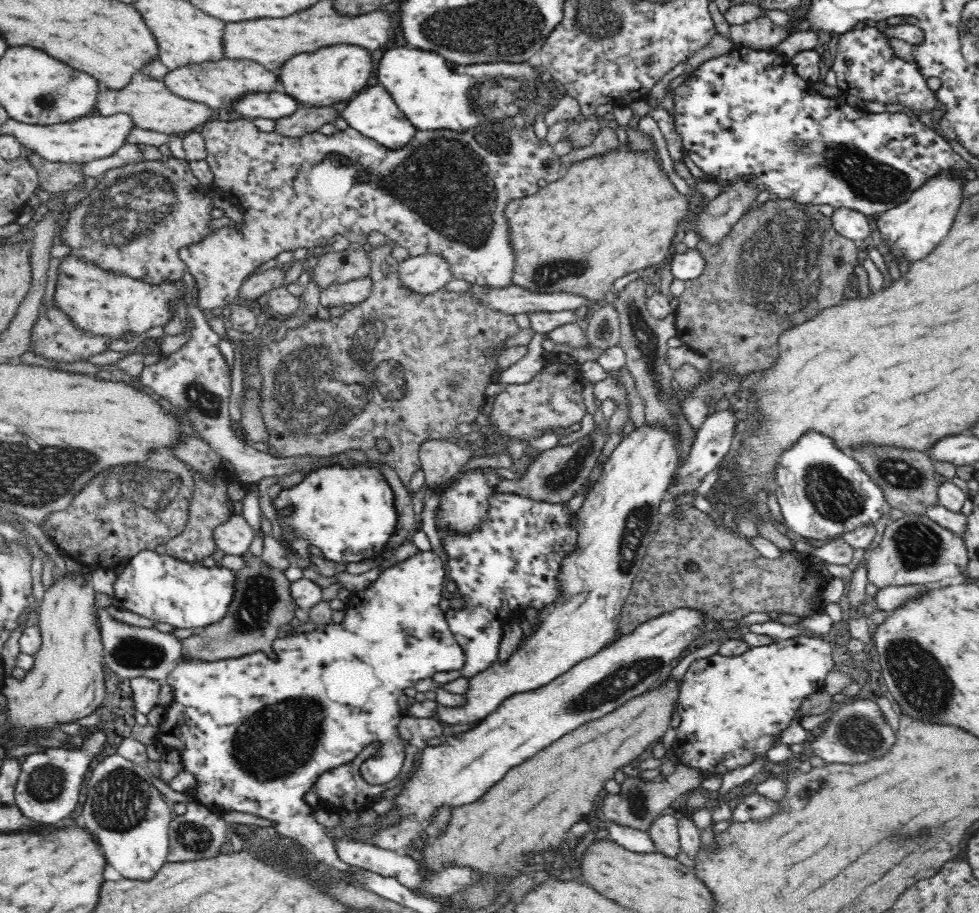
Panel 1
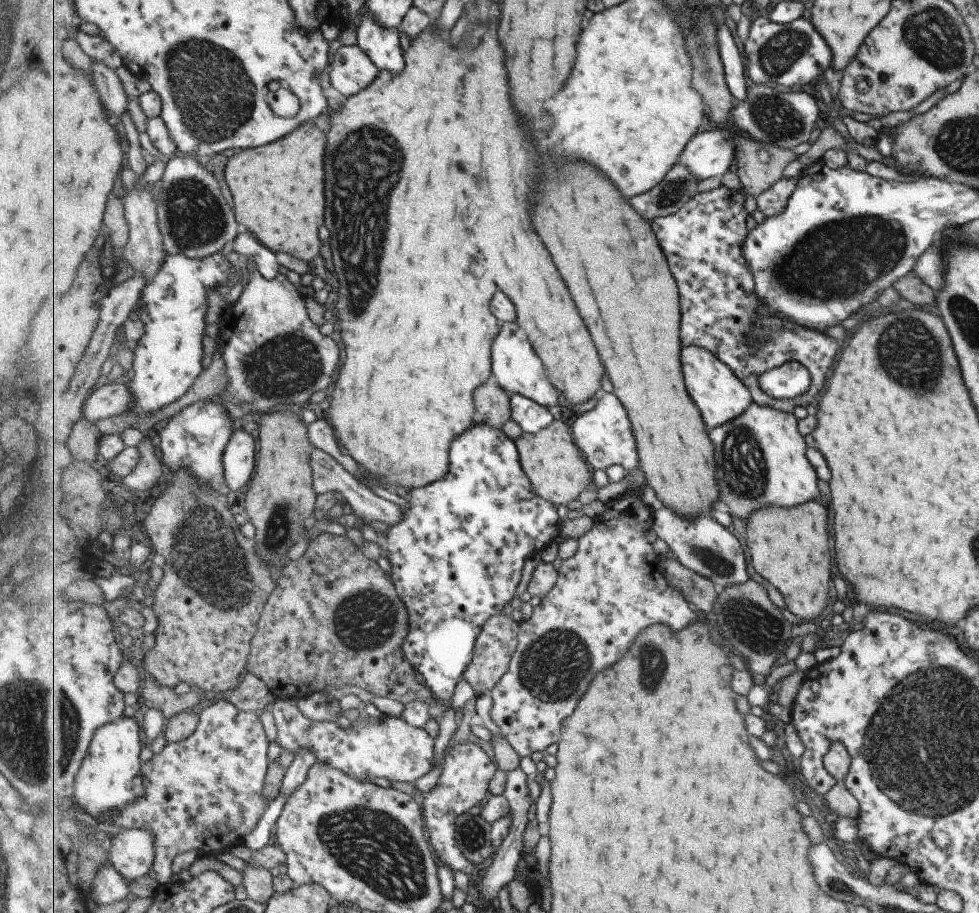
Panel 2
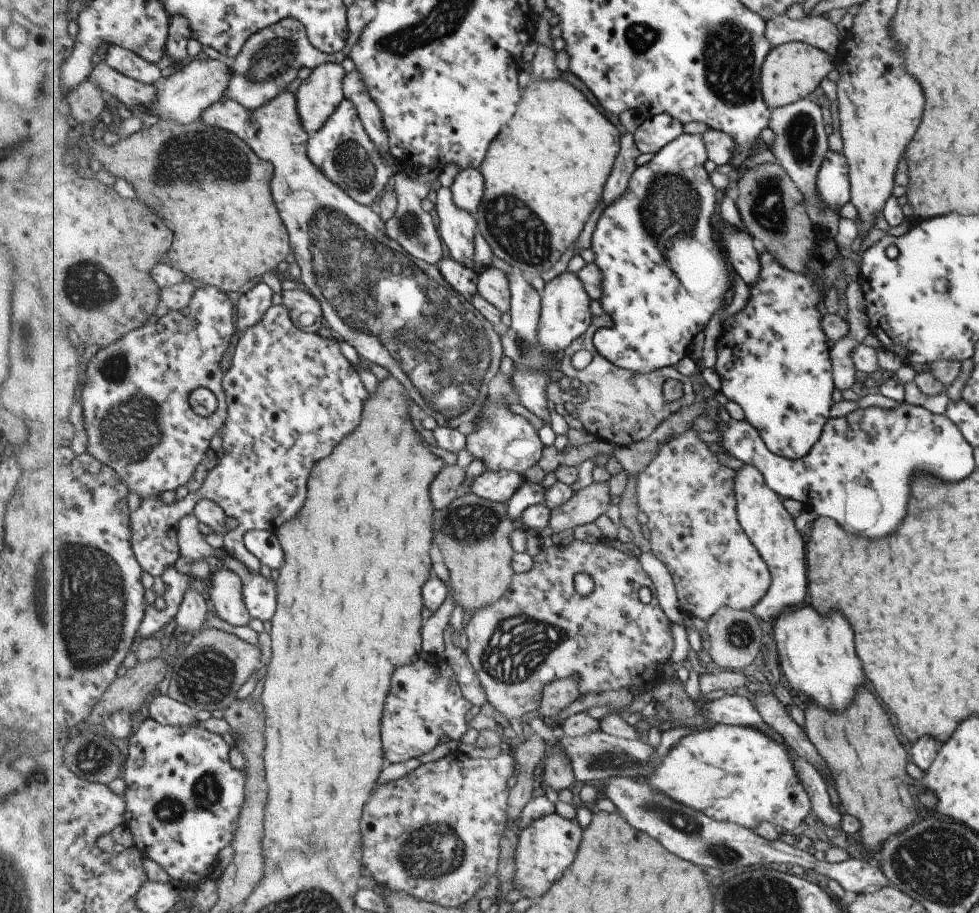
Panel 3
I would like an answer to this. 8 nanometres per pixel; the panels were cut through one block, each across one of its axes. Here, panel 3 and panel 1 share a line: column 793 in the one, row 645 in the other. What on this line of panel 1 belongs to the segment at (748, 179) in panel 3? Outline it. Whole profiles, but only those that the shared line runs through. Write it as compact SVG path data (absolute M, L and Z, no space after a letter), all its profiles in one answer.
M249 551L240 554L244 566L234 570L234 589L232 603L229 604L226 614L220 622L214 622L202 629L198 629L197 633L192 634L189 638L180 638L180 656L177 659L178 663L187 661L188 659L200 659L202 661L217 661L239 657L245 654L252 654L256 651L270 651L272 642L278 638L278 631L283 627L289 627L290 622L294 617L294 612L299 608L292 596L290 595L290 581L284 575L284 572L278 568L271 568L262 562L260 556L253 556Z

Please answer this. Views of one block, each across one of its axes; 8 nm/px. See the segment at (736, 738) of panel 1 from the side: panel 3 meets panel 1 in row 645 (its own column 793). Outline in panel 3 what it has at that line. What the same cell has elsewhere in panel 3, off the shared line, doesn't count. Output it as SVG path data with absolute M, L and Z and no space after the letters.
M717 724L707 731L685 736L680 745L671 748L649 778L649 786L659 792L663 790L663 795L673 798L680 807L699 810L715 820L741 824L741 828L745 830L755 831L763 822L769 822L789 832L803 823L811 811L811 798L797 776L795 764L787 752L787 745L775 742L759 728Z

